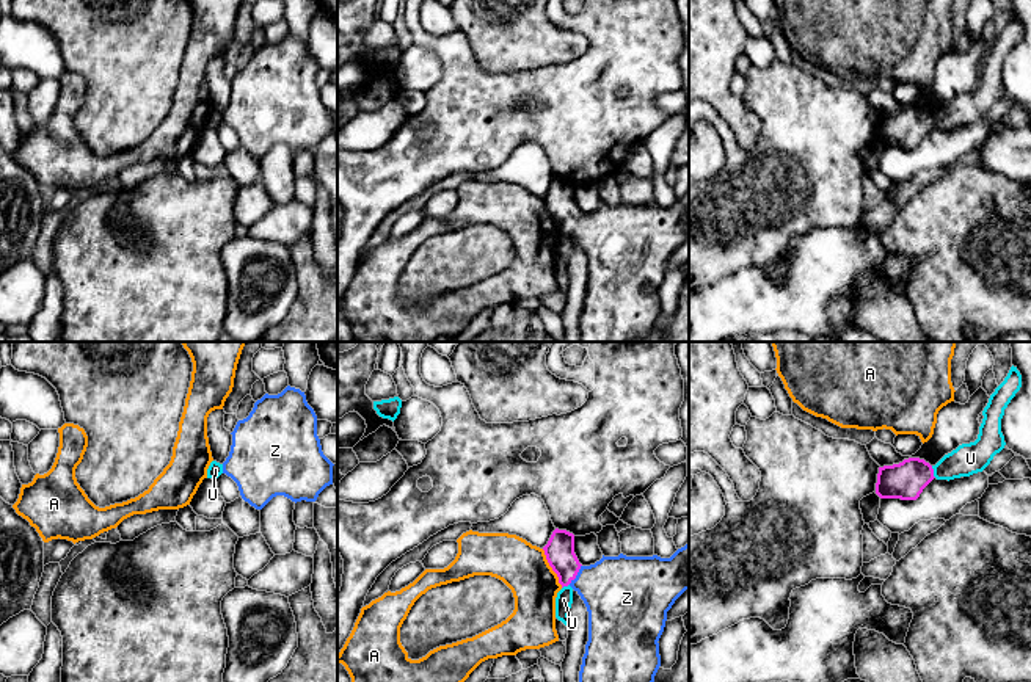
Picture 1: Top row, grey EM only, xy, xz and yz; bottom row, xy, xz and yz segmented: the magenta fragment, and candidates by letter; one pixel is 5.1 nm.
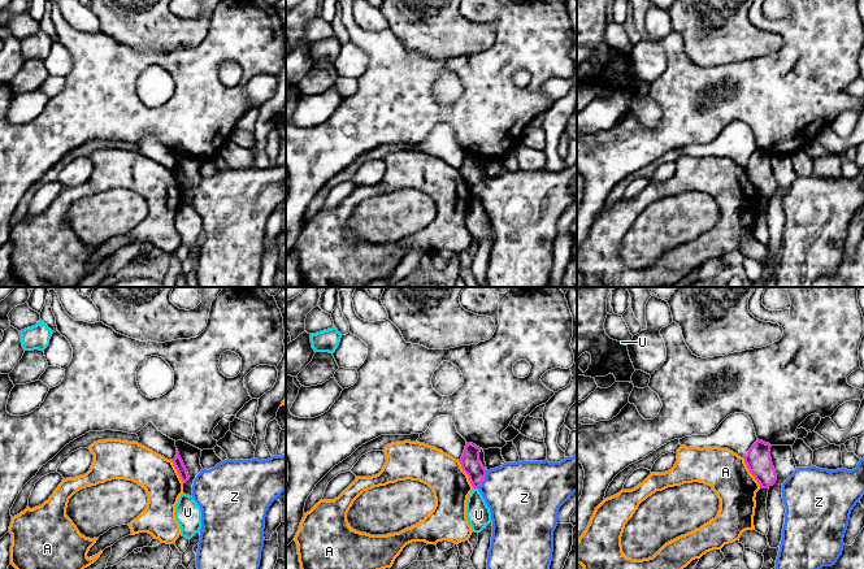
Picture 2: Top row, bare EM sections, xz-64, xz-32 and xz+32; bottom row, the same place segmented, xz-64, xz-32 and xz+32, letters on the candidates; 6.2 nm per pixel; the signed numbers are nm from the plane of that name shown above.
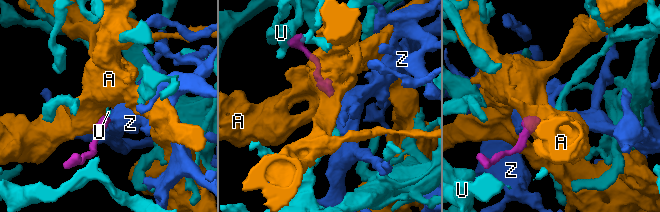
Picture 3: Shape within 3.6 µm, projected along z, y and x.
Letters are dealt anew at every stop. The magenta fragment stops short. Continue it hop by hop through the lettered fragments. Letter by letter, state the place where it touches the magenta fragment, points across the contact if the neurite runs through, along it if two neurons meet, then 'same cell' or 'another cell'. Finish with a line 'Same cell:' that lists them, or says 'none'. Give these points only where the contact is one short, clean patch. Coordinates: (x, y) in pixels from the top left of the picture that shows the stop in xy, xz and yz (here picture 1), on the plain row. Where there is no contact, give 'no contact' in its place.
A: xz (551, 215) | along xz (542, 198), (562, 235) | another cell
U: yz (932, 121) | along yz (931, 115), (936, 126) | another cell
Z: xz (576, 223) | across xz (559, 199), (562, 209), (576, 223), (620, 242) | same cell
Same cell: Z

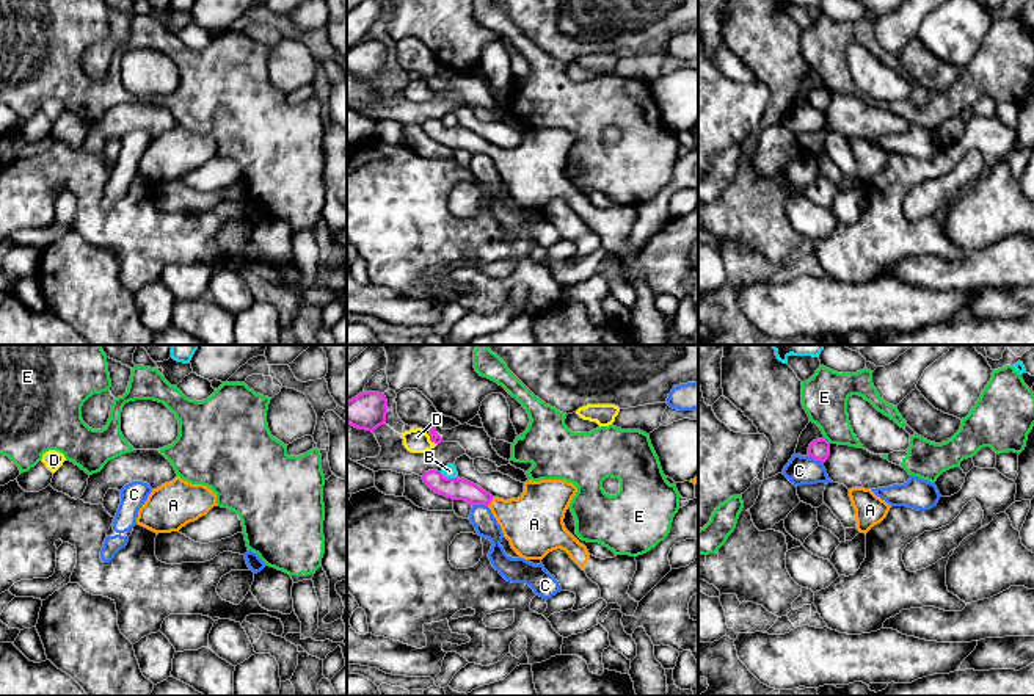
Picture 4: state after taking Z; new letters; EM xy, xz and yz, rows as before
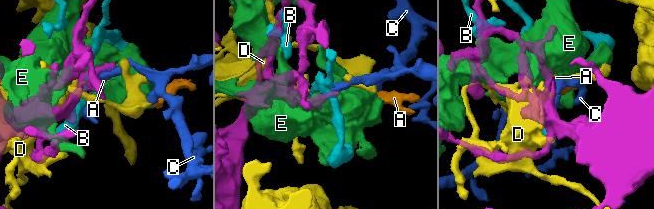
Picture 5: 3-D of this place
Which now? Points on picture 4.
A: xz (490, 151) | across xz (457, 137), (490, 151), (523, 170), (534, 171) | same cell
B: xz (449, 127) | another cell
C: xz (479, 152) | another cell
D: xz (432, 90) | another cell
E: yz (826, 88) | another cell
Same cell: A

